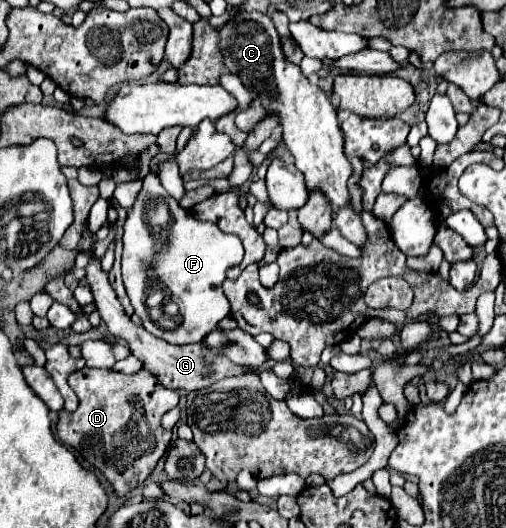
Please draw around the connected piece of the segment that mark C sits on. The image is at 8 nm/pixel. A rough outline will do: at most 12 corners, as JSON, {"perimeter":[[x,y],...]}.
{"perimeter":[[227,23],[227,71],[275,111],[283,143],[337,213],[351,161],[337,109],[275,27]]}

